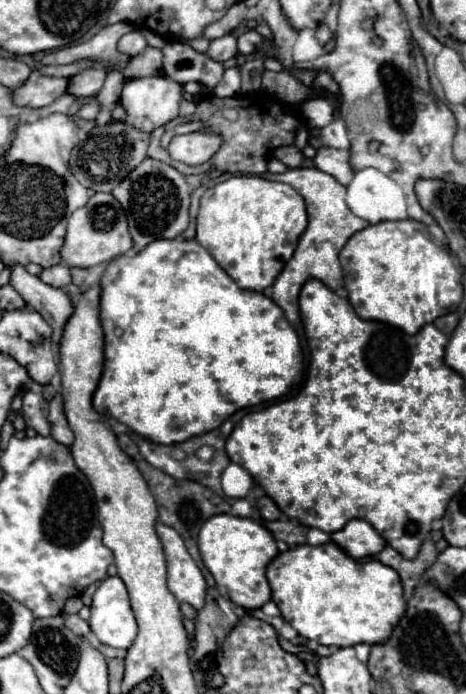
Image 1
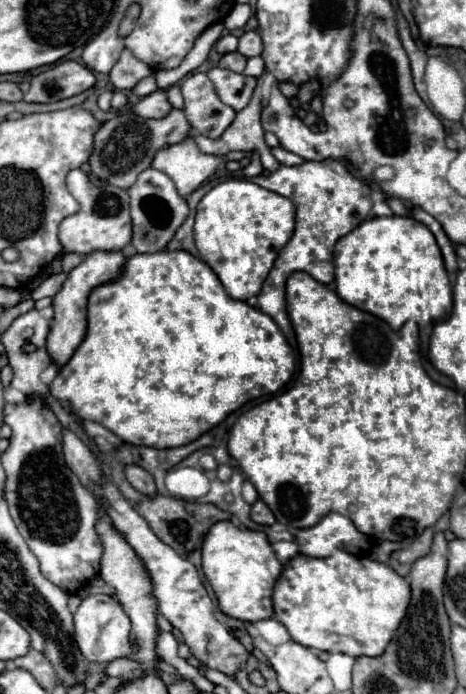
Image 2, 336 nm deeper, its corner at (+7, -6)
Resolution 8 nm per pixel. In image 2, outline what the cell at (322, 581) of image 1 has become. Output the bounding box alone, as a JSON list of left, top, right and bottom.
[272,550,410,658]

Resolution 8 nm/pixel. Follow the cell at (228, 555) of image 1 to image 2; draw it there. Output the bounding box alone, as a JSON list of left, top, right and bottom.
[202,522,282,622]

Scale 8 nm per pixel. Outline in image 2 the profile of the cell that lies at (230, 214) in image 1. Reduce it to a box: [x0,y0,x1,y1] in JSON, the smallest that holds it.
[194,180,294,300]

